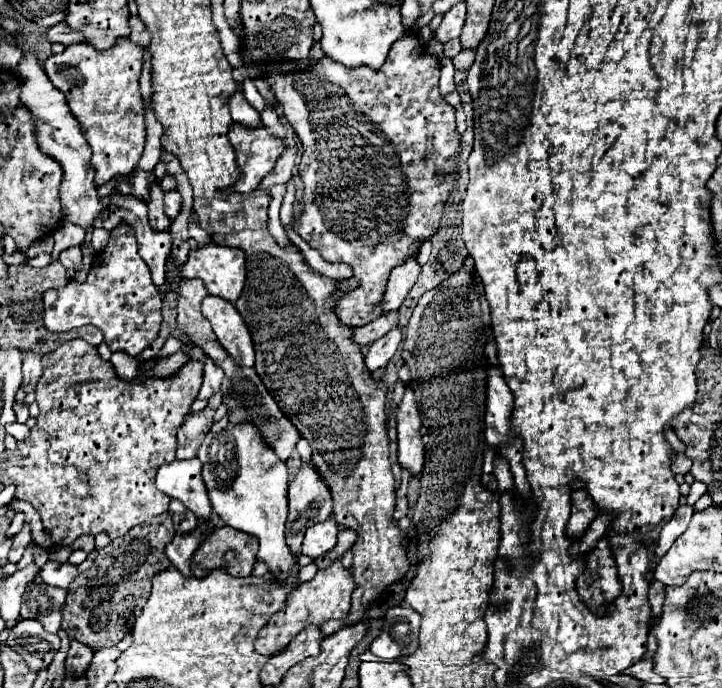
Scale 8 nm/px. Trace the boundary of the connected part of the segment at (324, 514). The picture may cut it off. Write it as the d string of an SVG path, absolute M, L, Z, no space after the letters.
M302 463L294 481L288 487L288 521L286 539L294 555L300 555L300 545L308 525L332 517L332 493L314 463Z

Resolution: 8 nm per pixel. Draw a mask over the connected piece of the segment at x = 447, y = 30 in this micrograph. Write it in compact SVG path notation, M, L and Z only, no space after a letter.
M456 3L450 11L444 13L444 19L442 19L440 27L436 29L436 37L442 43L460 37L460 29L464 25L464 17L466 17L466 5L464 3Z

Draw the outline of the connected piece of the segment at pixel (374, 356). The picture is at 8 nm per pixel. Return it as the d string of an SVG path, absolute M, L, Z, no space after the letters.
M392 329L392 333L388 333L388 337L382 337L380 341L374 341L368 347L368 353L366 353L366 367L370 371L376 371L376 369L384 367L392 359L392 355L396 353L400 341L402 341L402 333L398 329Z

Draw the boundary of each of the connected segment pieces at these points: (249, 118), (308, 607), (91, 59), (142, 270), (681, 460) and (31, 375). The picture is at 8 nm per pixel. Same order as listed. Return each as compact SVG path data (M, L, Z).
M236 91L236 93L232 93L228 97L228 107L230 107L230 113L232 113L234 121L246 123L246 125L262 123L260 121L260 113L246 101L246 97L242 95L242 91Z
M336 559L330 567L320 569L314 579L298 585L286 599L286 607L280 609L270 617L270 621L260 629L258 639L254 643L256 653L260 655L274 655L276 651L284 649L304 625L322 625L328 619L346 619L350 613L350 595L356 589L356 583L350 575L350 571L342 565L340 559Z
M120 39L120 41L116 41L116 45L112 45L106 51L96 51L88 43L76 43L76 45L66 47L62 53L50 55L44 61L44 71L46 71L48 79L52 81L52 85L56 89L60 89L66 95L68 107L70 107L72 115L78 119L82 133L94 153L92 167L96 169L96 185L102 185L108 179L118 177L118 175L122 175L122 177L130 175L134 171L134 167L138 165L138 159L142 157L144 137L146 137L144 103L142 103L142 95L138 91L138 77L142 71L142 53L144 53L144 49L130 43L130 39Z
M118 225L112 231L110 243L100 251L98 263L92 265L92 269L82 285L70 281L66 287L44 291L44 325L48 329L62 333L62 331L70 331L70 329L76 329L82 325L94 325L104 333L104 341L108 343L110 351L124 351L132 357L136 357L142 349L146 349L158 337L160 323L162 323L160 309L162 309L162 299L158 295L156 285L152 283L148 265L138 255L136 237L134 237L130 225Z
M685 455L678 456L676 461L671 465L672 472L674 473L674 475L685 475L690 471L692 463L692 460Z
M24 351L24 365L22 365L22 373L24 373L24 381L22 381L22 389L28 393L28 391L34 391L36 389L36 383L42 375L42 365L40 365L40 355L32 353L32 351Z

